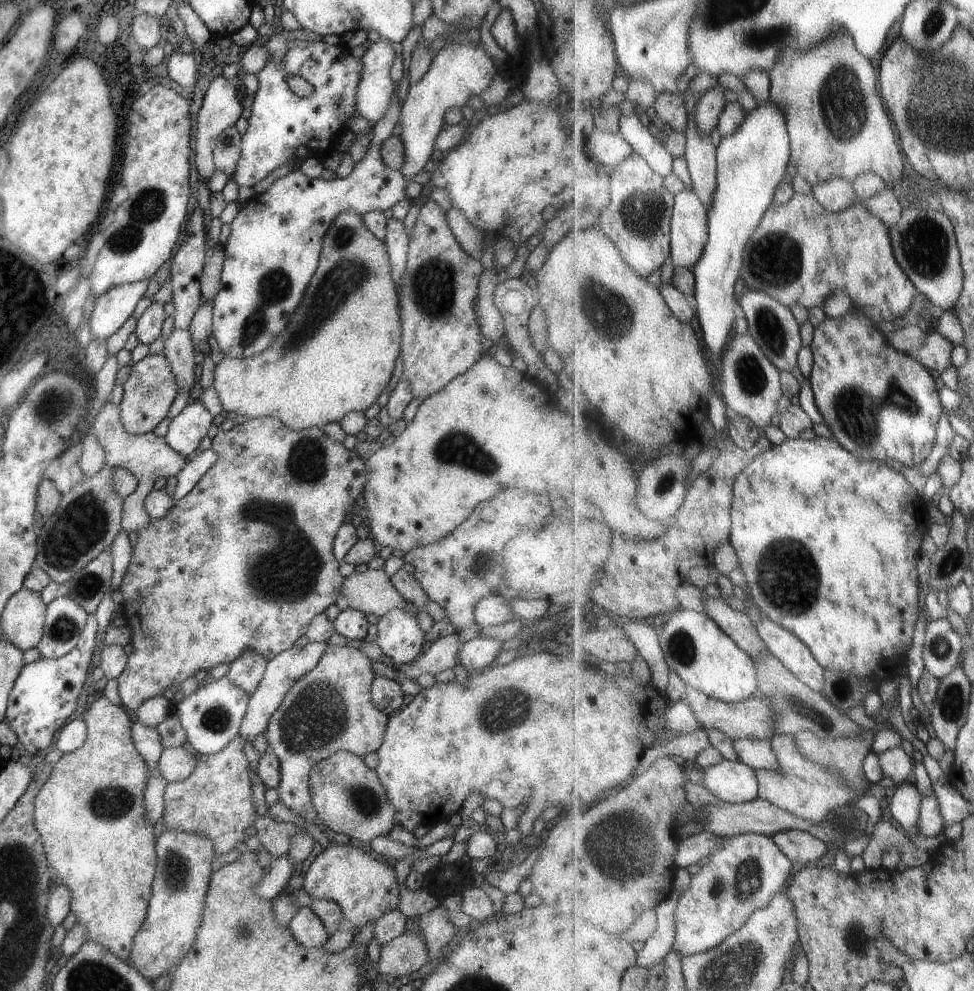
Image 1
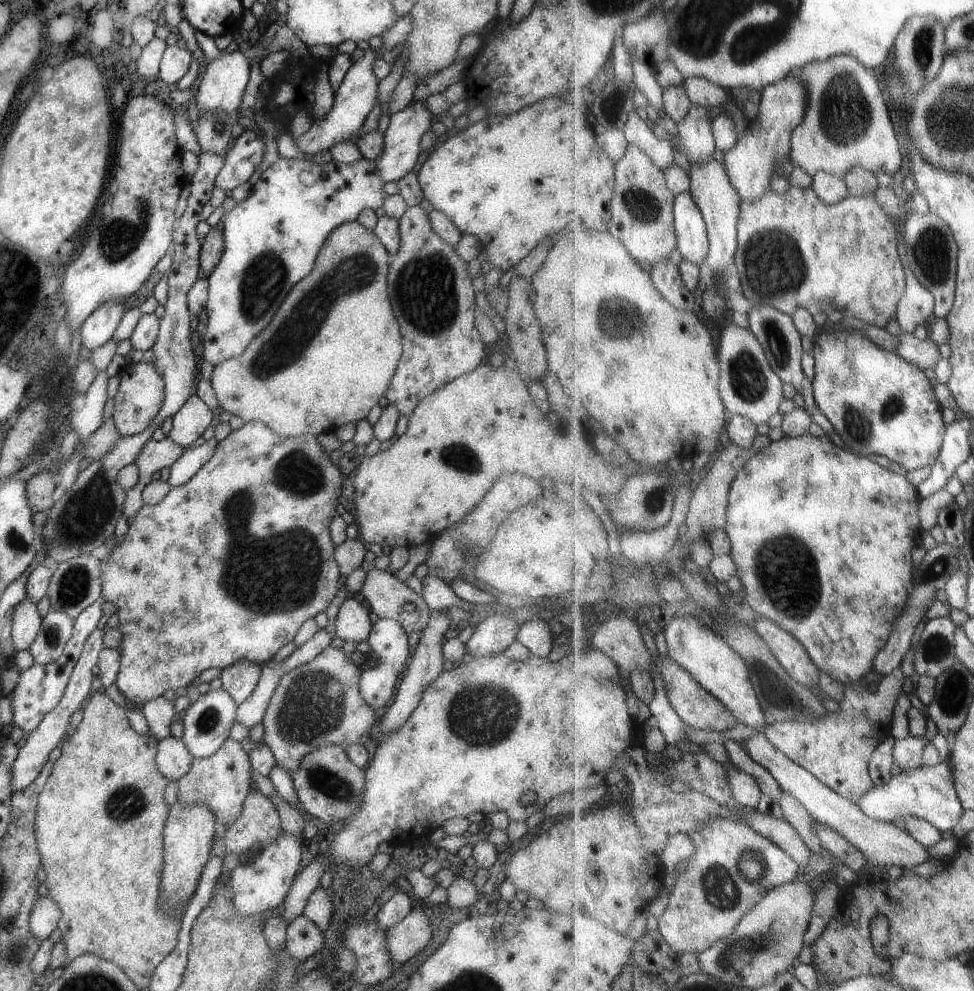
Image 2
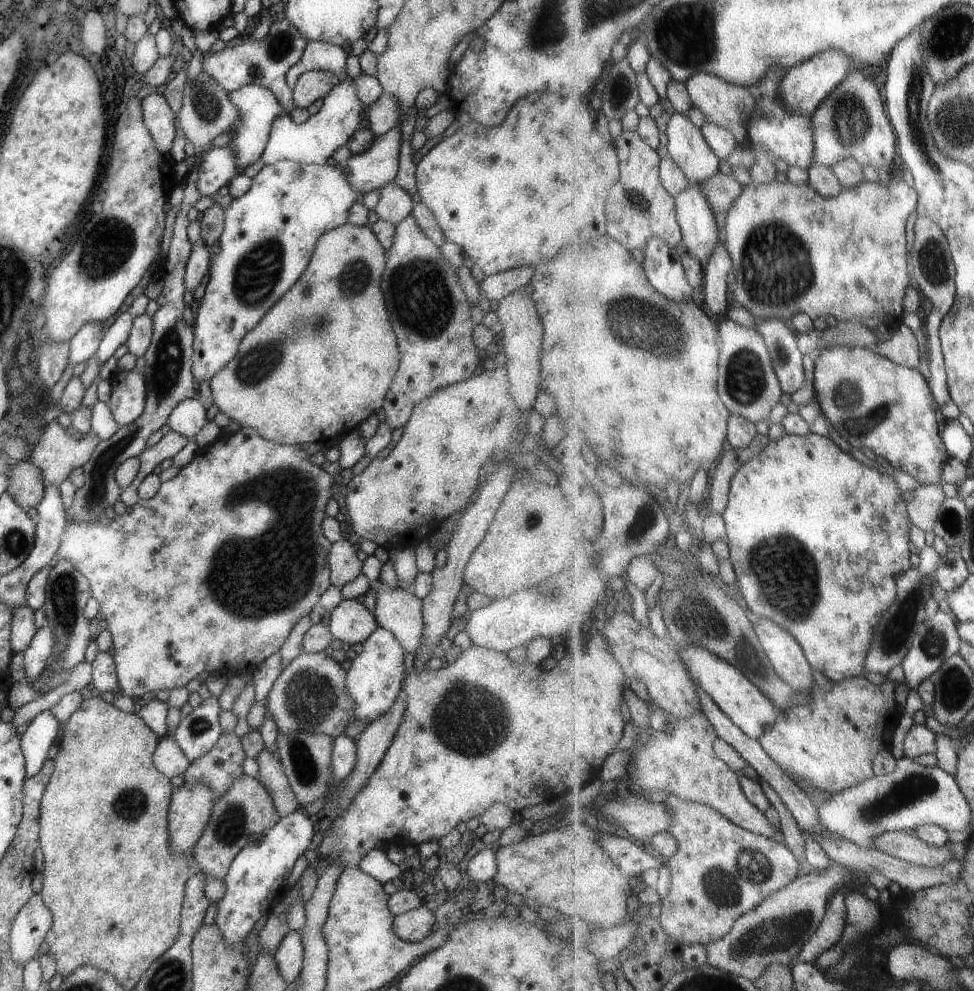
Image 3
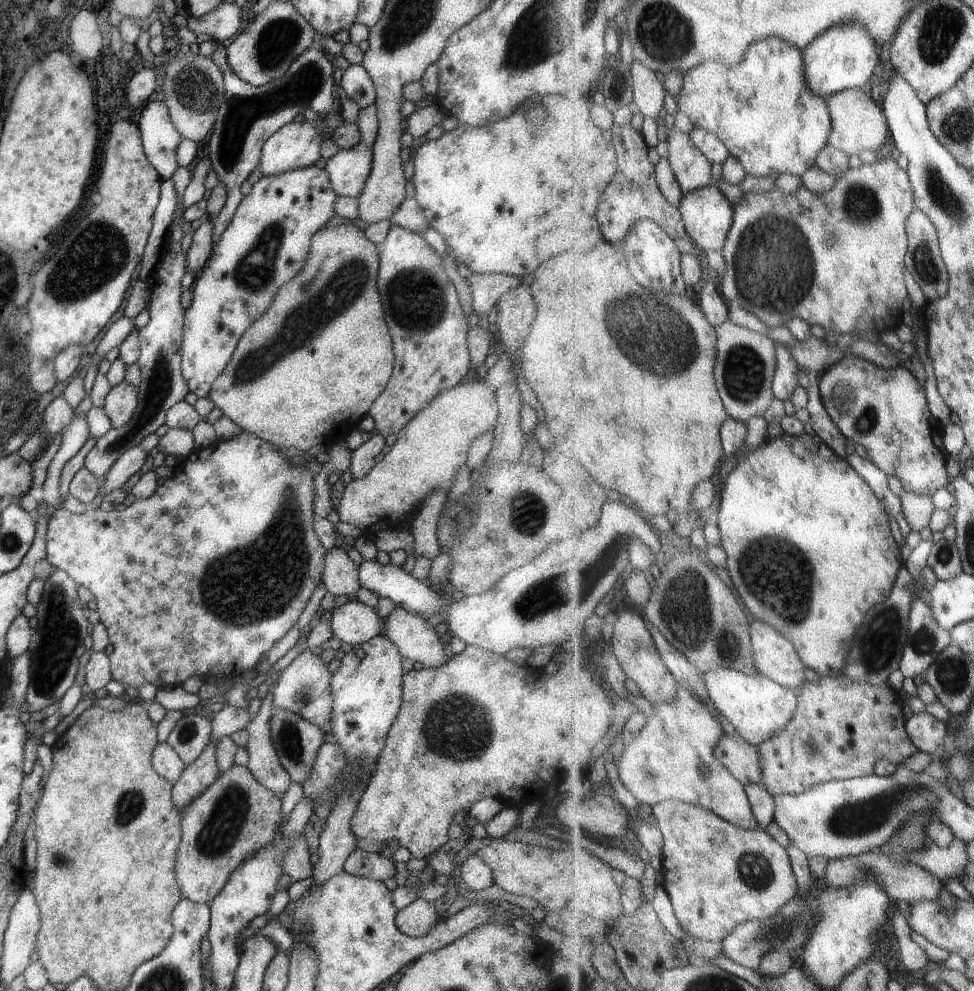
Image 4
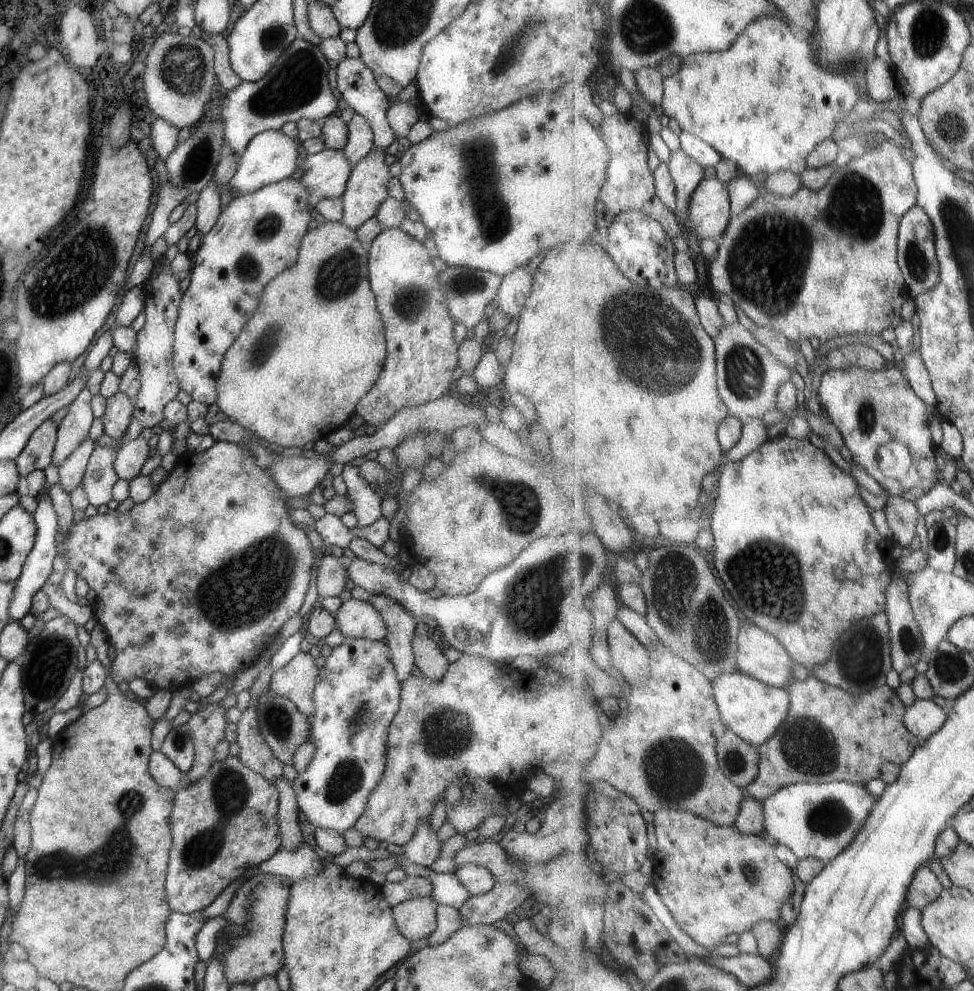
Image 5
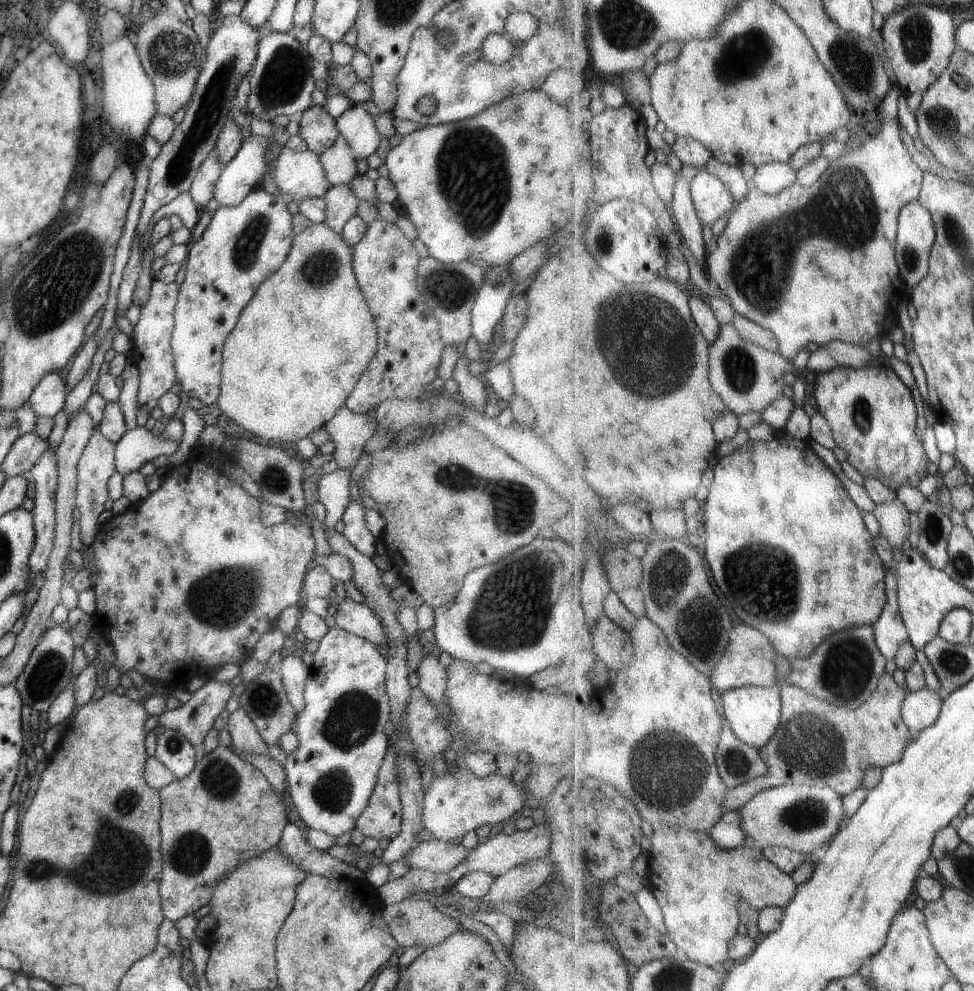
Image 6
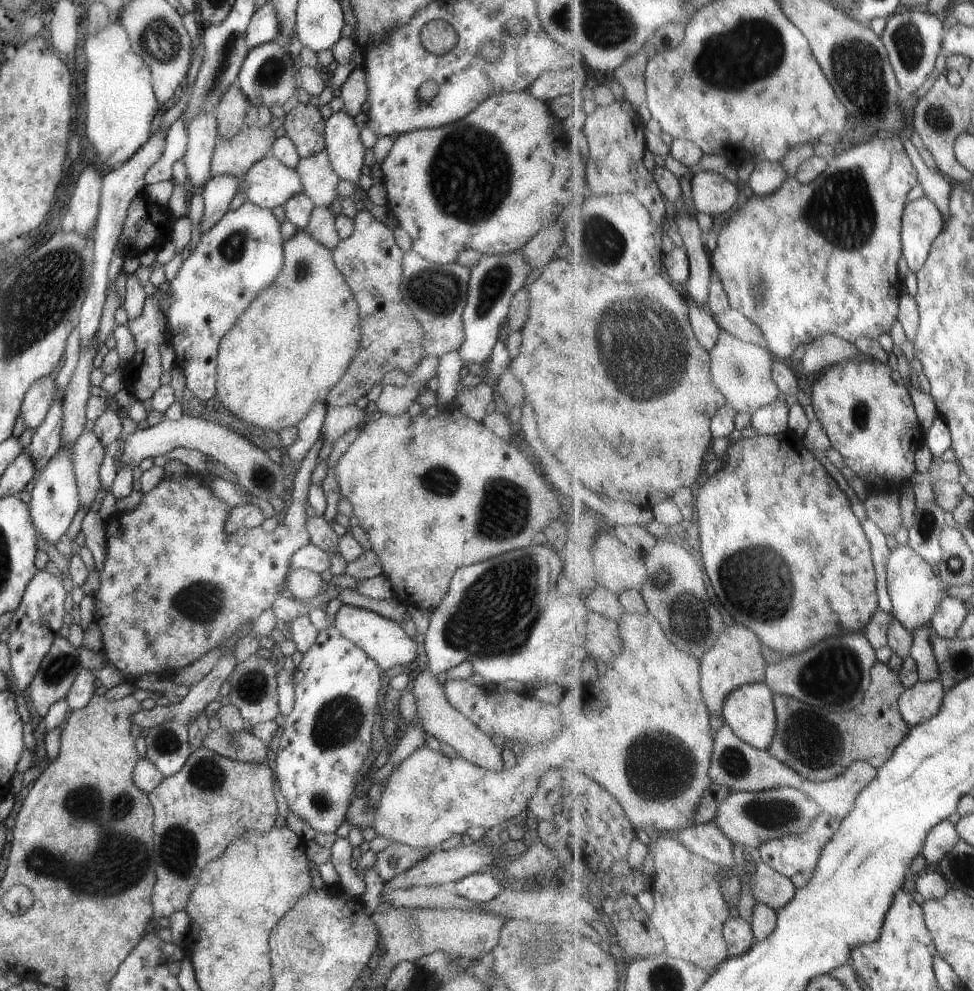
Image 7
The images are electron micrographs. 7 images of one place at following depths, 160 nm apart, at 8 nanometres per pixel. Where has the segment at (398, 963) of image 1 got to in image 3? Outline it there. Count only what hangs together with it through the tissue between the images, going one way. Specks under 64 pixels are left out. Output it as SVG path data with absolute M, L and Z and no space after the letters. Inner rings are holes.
M424 904L402 912L393 917L392 931L401 939L407 942L419 942L425 938L435 919L433 913Z

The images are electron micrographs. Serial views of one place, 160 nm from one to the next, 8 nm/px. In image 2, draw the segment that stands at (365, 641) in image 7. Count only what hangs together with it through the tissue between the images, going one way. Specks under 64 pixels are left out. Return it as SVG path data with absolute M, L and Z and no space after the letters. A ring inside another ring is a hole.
M351 597L339 605L334 623L334 636L344 641L358 643L371 632L369 612L365 605Z

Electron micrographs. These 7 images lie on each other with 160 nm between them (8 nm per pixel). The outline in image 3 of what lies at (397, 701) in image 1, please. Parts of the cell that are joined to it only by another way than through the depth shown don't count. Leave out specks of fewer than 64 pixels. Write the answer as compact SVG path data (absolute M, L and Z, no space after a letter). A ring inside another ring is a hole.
M377 625L357 648L357 652L356 658L351 661L350 668L346 671L345 686L354 702L354 718L367 725L393 704L402 688L406 673L403 665L404 650L391 632Z

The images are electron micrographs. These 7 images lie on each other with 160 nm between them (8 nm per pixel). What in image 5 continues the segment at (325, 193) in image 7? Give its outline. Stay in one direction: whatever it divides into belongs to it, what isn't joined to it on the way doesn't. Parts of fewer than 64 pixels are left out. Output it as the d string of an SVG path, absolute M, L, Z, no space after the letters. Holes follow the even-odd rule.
M355 113L349 122L347 142L341 149L344 152L345 158L353 166L357 164L373 147L373 133L369 123L361 115Z

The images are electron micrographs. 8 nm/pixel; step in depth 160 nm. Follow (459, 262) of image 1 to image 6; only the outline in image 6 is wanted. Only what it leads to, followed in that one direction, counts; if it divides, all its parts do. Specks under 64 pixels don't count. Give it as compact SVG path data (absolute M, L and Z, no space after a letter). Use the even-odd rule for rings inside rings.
M381 218L371 221L367 226L361 240L350 247L350 251L357 284L374 318L377 350L344 402L345 408L365 416L367 416L366 412L373 410L379 403L389 398L411 400L421 398L425 387L436 376L444 347L438 333L438 320L424 303L416 286L416 266L421 259L417 257L411 241L394 224L383 221Z

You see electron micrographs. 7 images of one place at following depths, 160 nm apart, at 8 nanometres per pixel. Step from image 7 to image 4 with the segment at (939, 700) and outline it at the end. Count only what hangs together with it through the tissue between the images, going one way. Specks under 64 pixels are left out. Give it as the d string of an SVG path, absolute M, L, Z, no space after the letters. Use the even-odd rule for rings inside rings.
M913 714L907 721L909 738L919 751L930 755L940 754L947 739L947 724L936 720L931 714Z

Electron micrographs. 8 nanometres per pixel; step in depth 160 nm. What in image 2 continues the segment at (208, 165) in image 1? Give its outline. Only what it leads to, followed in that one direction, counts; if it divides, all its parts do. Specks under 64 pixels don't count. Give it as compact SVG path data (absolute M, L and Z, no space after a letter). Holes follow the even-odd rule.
M221 50L215 60L205 61L207 66L194 95L198 114L219 109L236 122L240 115L235 111L249 76L248 60L241 52L225 54Z

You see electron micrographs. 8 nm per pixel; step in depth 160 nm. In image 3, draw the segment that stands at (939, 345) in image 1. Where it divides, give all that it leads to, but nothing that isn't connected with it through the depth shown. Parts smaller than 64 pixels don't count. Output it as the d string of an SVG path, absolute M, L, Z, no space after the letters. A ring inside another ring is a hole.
M905 324L899 325L893 332L893 336L877 345L875 352L891 359L901 366L919 368L921 362L921 351L924 348L917 342L911 328Z

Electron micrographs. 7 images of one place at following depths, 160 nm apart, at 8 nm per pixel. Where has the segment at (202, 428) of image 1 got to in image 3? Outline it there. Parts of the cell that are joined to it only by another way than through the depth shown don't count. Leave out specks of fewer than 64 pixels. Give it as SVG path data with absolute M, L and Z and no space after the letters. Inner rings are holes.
M196 398L182 400L169 414L166 424L170 430L193 440L193 436L201 430L206 423L206 408L197 402Z

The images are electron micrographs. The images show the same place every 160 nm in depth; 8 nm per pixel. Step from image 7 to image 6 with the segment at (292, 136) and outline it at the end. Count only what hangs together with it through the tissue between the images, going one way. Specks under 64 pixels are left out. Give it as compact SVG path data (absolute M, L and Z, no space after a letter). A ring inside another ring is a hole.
M310 106L301 114L298 135L306 142L306 148L320 155L336 140L338 135L335 119L321 106Z

